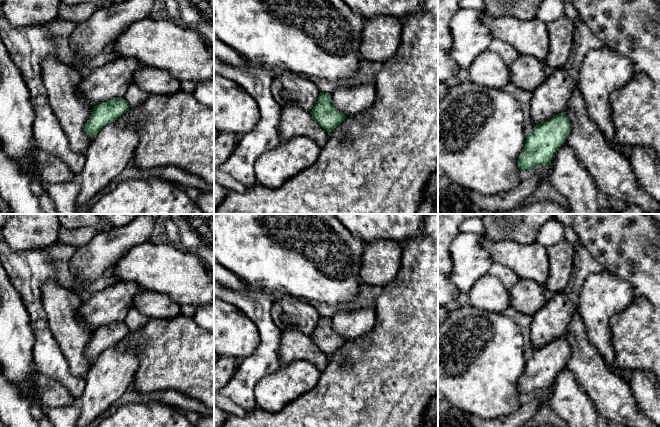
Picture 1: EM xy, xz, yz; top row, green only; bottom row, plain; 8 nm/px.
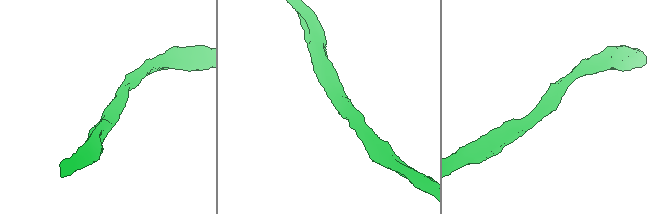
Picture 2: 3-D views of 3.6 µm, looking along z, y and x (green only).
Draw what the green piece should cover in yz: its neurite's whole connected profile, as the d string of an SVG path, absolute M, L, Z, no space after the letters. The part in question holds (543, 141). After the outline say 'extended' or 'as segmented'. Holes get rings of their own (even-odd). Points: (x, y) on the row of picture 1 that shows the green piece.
M561 67L554 70L554 72L532 92L530 108L534 128L526 135L524 149L517 160L517 166L520 171L528 170L534 166L548 167L558 148L566 142L566 138L571 130L571 123L564 111L573 89L577 86L577 80L567 72L567 69Z; extended

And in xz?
M280 73L272 79L271 92L281 107L297 106L310 112L327 132L333 131L347 117L333 106L331 94L321 92L306 76Z; extended

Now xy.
M119 57L82 77L80 93L93 105L84 127L88 136L95 137L105 125L115 122L130 108L123 97L133 83L134 72L141 67L137 60Z; extended

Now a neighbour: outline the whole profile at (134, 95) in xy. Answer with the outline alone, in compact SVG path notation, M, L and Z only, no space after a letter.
M132 83L123 98L127 101L129 107L135 107L142 104L149 95L148 92L142 90L135 83Z

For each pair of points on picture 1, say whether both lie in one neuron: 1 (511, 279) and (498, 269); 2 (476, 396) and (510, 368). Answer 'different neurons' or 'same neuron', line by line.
1: same neuron
2: same neuron

